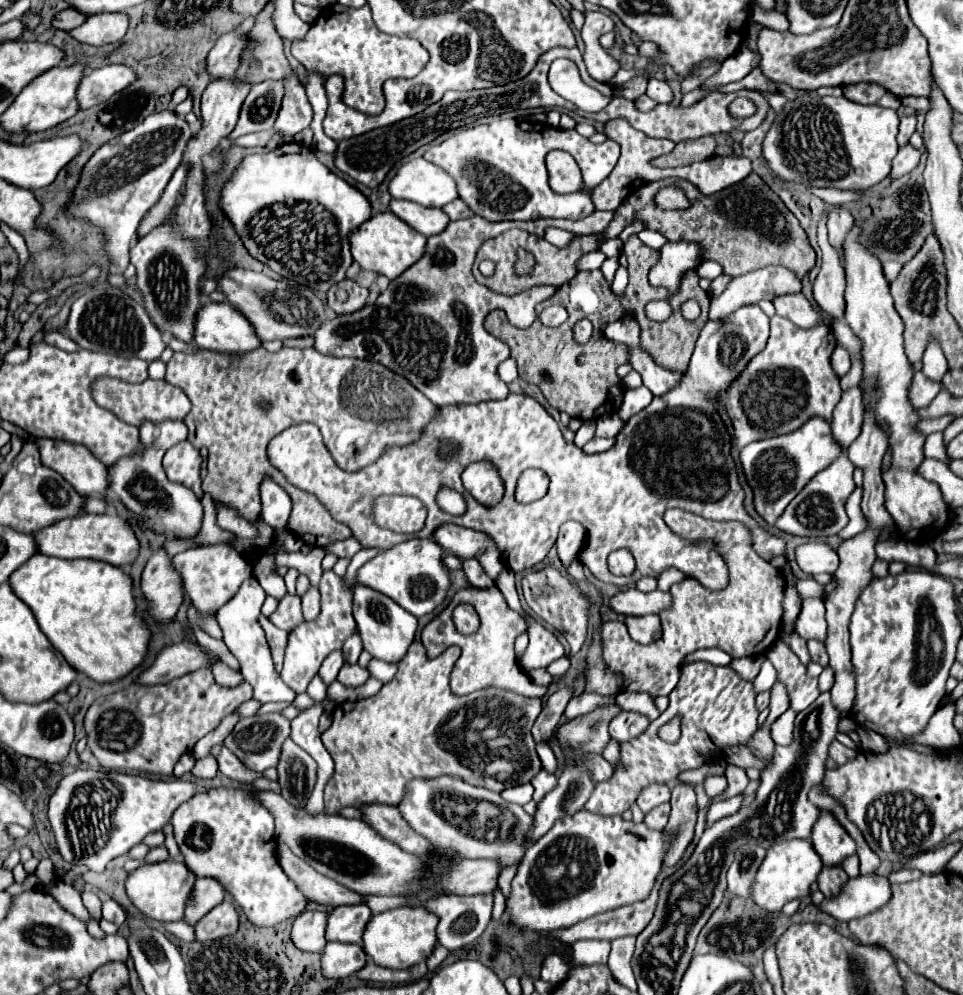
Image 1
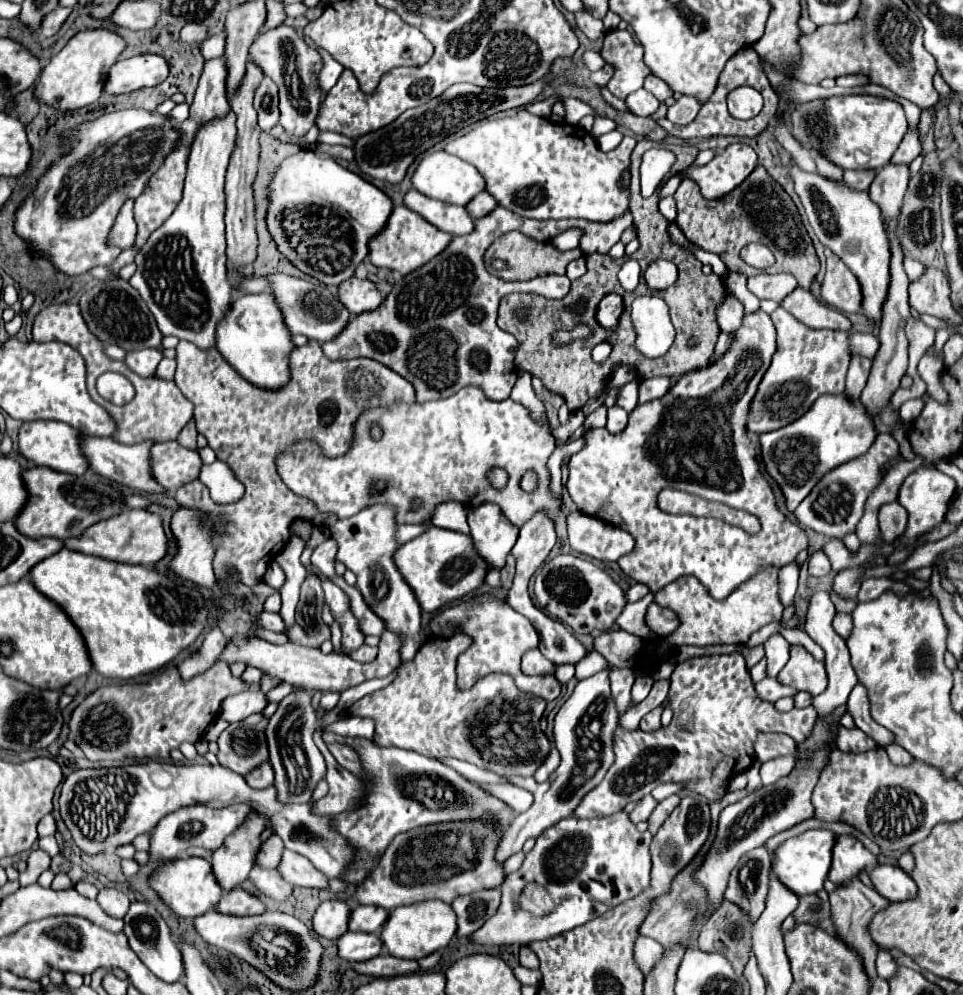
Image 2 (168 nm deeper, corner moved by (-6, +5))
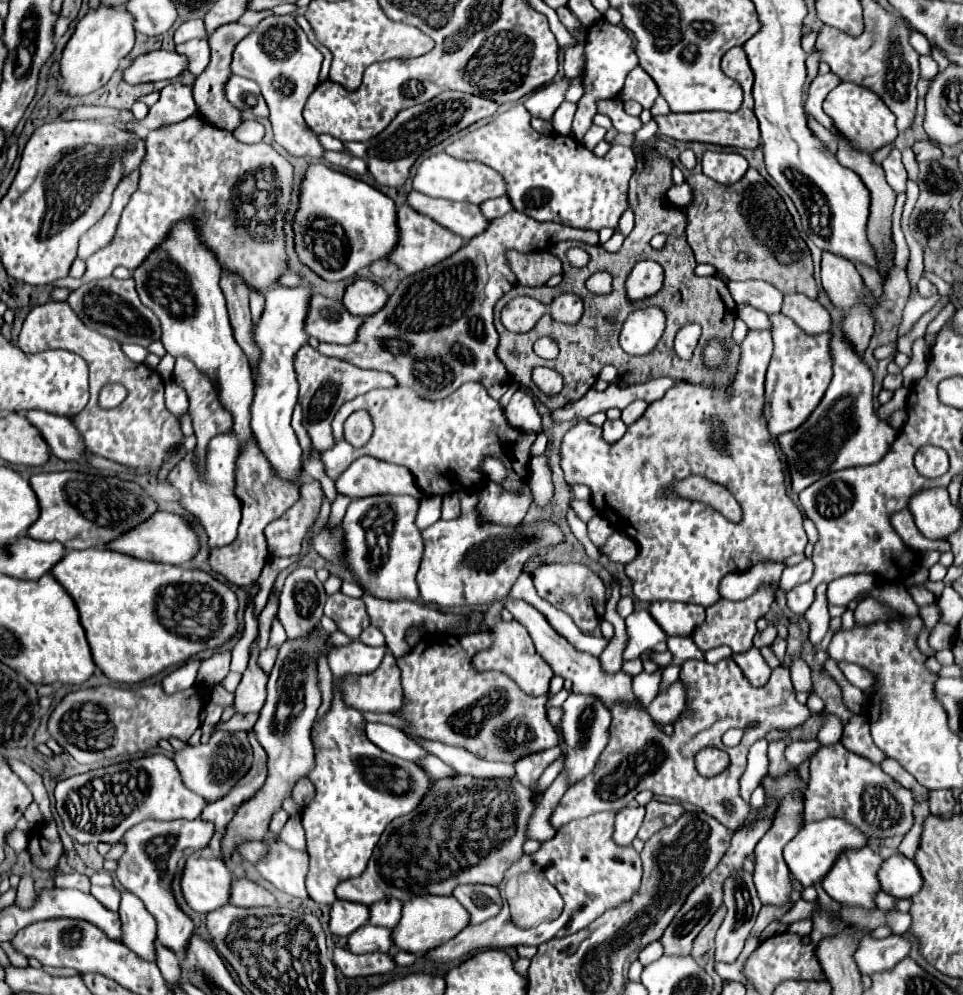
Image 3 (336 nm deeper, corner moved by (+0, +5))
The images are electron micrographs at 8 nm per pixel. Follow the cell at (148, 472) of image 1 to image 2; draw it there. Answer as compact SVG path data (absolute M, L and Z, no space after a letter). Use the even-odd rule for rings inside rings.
M84 437L84 439L86 439L86 457L90 459L90 469L96 471L98 475L118 485L126 485L130 489L146 493L146 495L166 495L168 493L168 489L164 489L152 475L152 455L150 455L150 449L154 447L152 441L124 445L114 439L90 439L90 437Z

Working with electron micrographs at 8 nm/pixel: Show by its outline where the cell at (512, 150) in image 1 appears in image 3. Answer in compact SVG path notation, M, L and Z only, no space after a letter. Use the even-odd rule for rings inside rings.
M520 103L476 131L466 128L455 133L425 151L422 156L426 159L436 153L480 161L500 171L500 175L508 179L508 197L512 199L514 209L536 221L556 221L568 227L594 231L610 225L612 229L618 227L618 219L626 209L628 179L636 167L630 147L612 145L610 151L600 159L572 137L536 133L530 127L530 113Z

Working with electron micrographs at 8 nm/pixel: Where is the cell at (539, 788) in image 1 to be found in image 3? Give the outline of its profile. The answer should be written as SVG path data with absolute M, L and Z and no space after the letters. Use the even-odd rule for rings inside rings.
M550 747L550 749L544 749L544 751L536 751L536 753L530 753L530 755L524 755L520 757L516 763L514 763L514 771L518 775L518 779L524 783L524 785L536 785L536 781L540 779L542 771L556 759L560 757L560 747Z

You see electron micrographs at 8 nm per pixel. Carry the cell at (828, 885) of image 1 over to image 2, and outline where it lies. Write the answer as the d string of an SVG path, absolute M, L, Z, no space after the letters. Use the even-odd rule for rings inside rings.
M854 877L854 879L850 879L848 883L844 883L842 887L834 889L834 893L830 893L830 905L832 905L832 921L834 921L834 925L836 925L838 937L842 937L844 943L850 943L850 945L862 955L862 959L864 959L864 963L866 963L866 971L868 971L870 979L874 979L874 977L876 977L874 961L876 961L876 953L878 953L878 951L876 951L876 945L872 943L872 939L870 939L870 935L868 935L866 925L868 925L868 921L872 919L874 911L878 911L878 909L890 905L890 901L882 899L880 895L876 895L874 889L866 887L858 877Z

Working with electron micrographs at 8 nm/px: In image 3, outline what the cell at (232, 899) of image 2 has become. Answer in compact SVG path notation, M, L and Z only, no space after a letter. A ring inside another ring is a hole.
M236 879L232 883L230 903L236 907L270 907L276 905L276 897L250 879Z

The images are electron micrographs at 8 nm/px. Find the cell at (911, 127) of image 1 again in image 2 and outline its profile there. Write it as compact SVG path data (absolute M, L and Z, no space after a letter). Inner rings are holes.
M908 129L898 151L894 153L892 163L912 163L920 153L922 153L922 147L918 139L918 129Z

